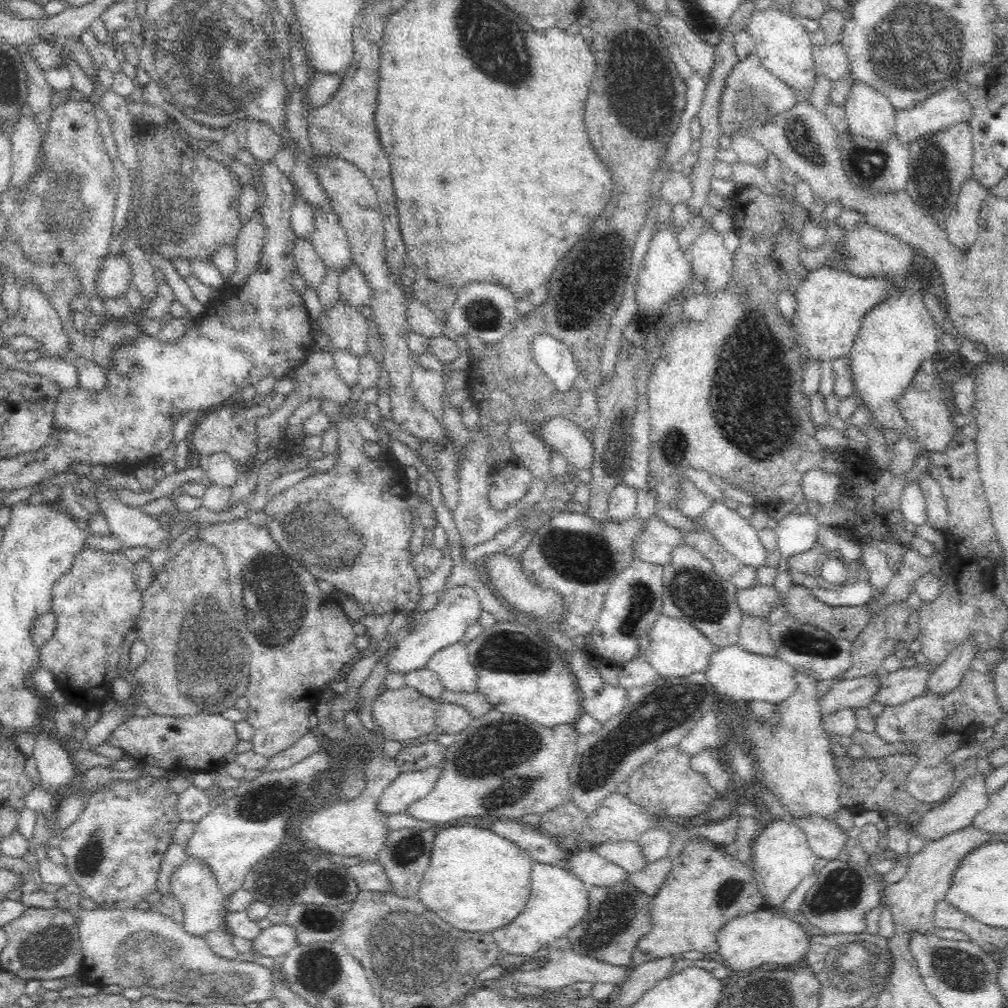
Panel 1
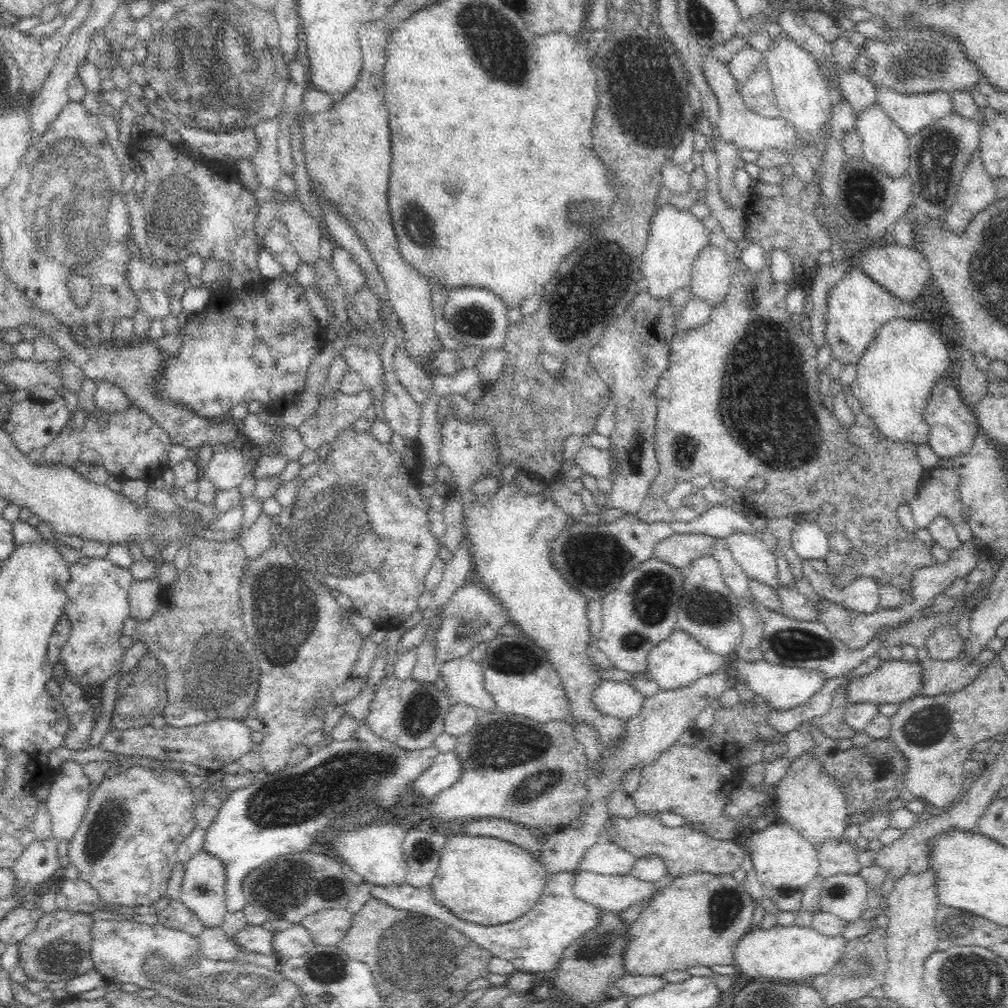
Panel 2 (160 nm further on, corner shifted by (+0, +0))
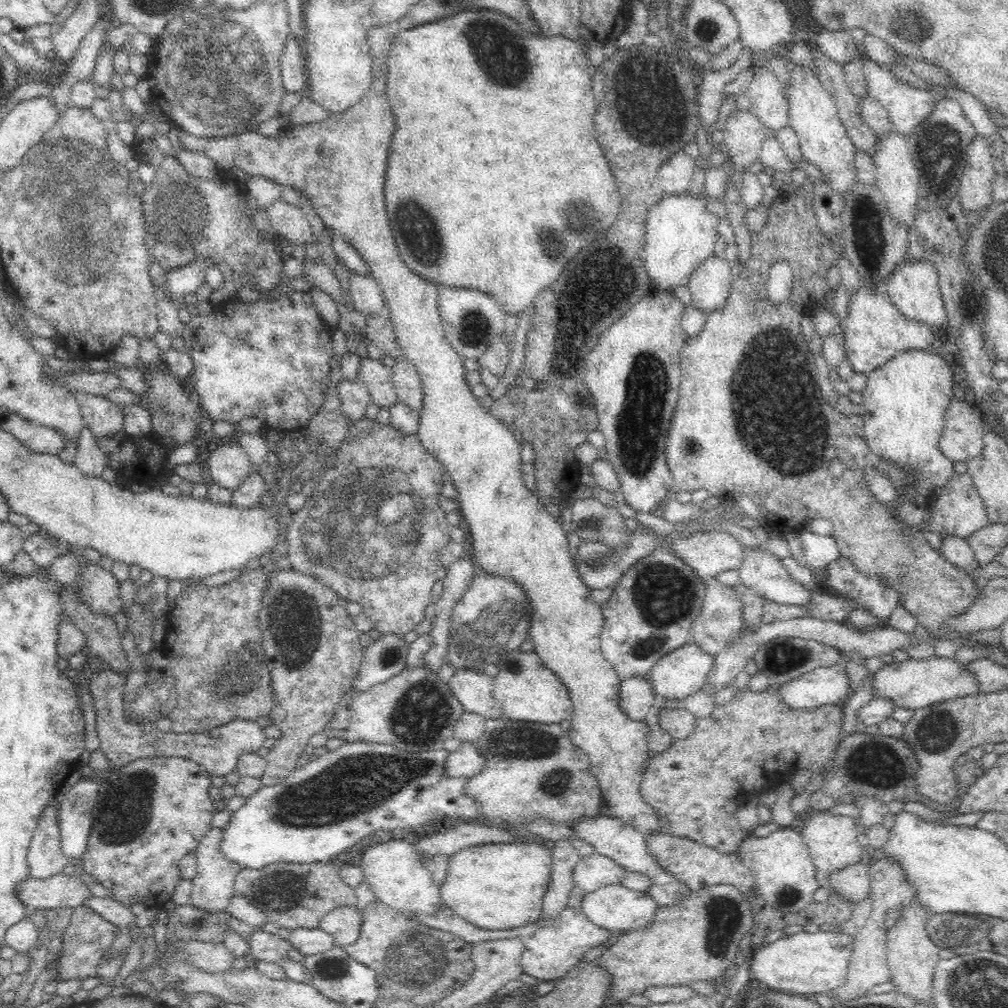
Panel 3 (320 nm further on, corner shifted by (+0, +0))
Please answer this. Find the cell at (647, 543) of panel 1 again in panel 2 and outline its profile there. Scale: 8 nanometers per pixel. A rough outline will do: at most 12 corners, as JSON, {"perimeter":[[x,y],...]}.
{"perimeter":[[675,534],[654,557],[684,570],[713,558],[717,537]]}

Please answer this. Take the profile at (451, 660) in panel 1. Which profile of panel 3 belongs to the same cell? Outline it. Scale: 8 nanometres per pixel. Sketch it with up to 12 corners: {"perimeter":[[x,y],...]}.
{"perimeter":[[459,669],[448,683],[464,713],[503,717],[493,678]]}

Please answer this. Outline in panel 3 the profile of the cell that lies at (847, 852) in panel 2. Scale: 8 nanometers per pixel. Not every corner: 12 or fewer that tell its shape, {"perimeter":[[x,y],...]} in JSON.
{"perimeter":[[867,862],[830,875],[854,906],[872,896]]}

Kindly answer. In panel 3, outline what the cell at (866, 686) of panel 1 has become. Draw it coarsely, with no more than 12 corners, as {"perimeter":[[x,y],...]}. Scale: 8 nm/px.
{"perimeter":[[952,657],[884,664],[875,696],[914,711],[981,692]]}

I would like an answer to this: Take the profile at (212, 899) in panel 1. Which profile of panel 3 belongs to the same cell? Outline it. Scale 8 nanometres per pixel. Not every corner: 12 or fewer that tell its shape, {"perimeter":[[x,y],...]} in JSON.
{"perimeter":[[212,828],[195,852],[189,903],[225,911],[242,868],[222,853],[224,830]]}

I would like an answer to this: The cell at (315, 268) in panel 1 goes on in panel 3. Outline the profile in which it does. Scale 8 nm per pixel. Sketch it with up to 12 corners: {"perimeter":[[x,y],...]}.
{"perimeter":[[280,198],[267,208],[273,232],[302,247],[312,241],[298,204]]}

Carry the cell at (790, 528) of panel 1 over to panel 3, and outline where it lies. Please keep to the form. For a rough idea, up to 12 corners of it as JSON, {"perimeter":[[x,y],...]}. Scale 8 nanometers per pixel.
{"perimeter":[[809,529],[801,538],[804,567],[825,576],[840,556],[832,536]]}

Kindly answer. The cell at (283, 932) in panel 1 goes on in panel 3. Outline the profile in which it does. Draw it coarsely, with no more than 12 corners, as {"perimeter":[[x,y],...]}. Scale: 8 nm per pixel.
{"perimeter":[[320,928],[293,930],[288,941],[306,957],[339,946]]}

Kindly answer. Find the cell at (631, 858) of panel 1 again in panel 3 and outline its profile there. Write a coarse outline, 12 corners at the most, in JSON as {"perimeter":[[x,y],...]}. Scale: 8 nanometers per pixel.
{"perimeter":[[593,853],[573,870],[574,886],[585,896],[620,885],[624,869]]}

